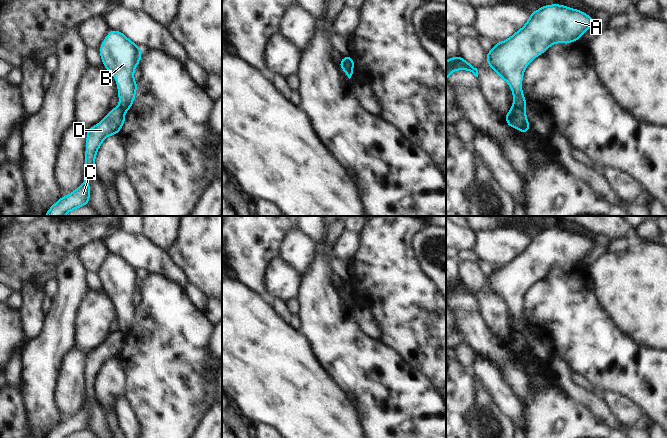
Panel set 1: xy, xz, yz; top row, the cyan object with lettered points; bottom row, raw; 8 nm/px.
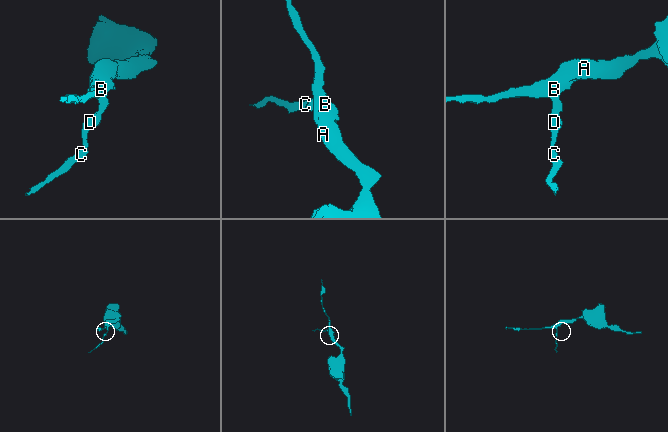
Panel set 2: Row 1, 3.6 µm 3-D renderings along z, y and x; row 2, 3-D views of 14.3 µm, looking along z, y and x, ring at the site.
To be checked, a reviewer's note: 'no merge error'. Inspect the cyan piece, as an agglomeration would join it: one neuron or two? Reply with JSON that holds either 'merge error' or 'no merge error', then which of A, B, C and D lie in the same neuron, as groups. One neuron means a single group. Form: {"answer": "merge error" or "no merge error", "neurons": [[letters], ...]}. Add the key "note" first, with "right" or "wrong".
{"note": "wrong", "answer": "merge error", "neurons": [["A", "B"], ["C", "D"]]}

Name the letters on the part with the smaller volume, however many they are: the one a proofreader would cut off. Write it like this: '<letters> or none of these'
C, D

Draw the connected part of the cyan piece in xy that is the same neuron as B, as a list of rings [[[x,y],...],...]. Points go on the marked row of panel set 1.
[[[117,30],[109,31],[99,49],[103,66],[117,82],[119,107],[124,111],[131,108],[136,96],[137,82],[133,74],[142,52],[143,49]]]

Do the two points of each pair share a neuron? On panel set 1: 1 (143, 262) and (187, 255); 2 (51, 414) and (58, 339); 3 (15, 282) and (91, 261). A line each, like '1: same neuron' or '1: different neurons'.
1: different neurons
2: same neuron
3: different neurons

